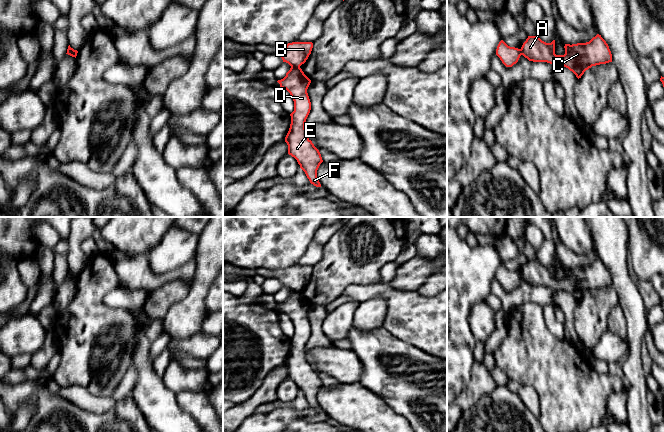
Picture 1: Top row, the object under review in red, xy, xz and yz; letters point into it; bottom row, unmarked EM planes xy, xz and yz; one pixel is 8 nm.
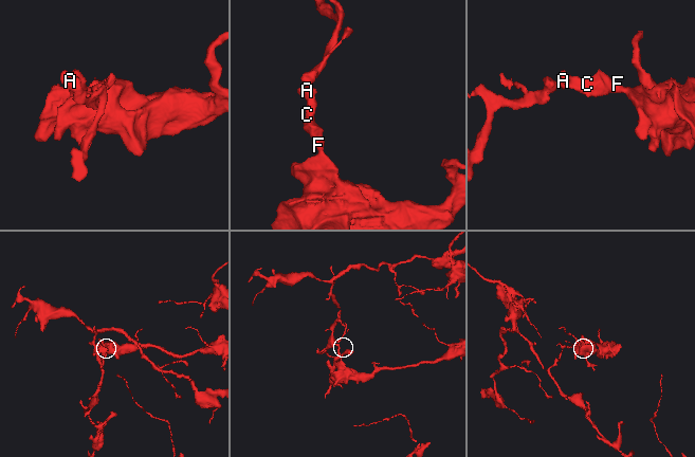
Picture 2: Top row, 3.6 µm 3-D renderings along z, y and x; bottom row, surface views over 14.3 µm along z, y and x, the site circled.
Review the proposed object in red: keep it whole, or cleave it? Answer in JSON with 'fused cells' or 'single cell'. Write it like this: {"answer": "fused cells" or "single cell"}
{"answer": "fused cells"}

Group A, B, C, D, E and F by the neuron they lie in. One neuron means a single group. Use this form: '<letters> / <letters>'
A C D E F / B

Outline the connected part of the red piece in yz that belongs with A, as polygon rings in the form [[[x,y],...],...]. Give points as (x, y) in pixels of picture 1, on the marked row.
[[[599,34],[589,42],[565,44],[564,48],[564,55],[556,55],[555,40],[546,43],[538,36],[528,36],[520,50],[529,61],[564,66],[572,71],[578,79],[592,66],[612,62],[609,46]]]

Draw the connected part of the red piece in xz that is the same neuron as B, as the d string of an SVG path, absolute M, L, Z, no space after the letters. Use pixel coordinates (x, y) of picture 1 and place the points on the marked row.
M292 42L286 45L285 51L280 55L283 62L293 68L300 68L306 62L313 48L312 42Z

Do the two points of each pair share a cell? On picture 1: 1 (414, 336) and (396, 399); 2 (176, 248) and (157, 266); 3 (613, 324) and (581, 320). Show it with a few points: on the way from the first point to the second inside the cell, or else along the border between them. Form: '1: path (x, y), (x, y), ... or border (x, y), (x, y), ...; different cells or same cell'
1: border (390, 333), (432, 355); different cells
2: path (171, 252), (162, 261); same cell
3: border (617, 304), (608, 316), (607, 329); different cells

